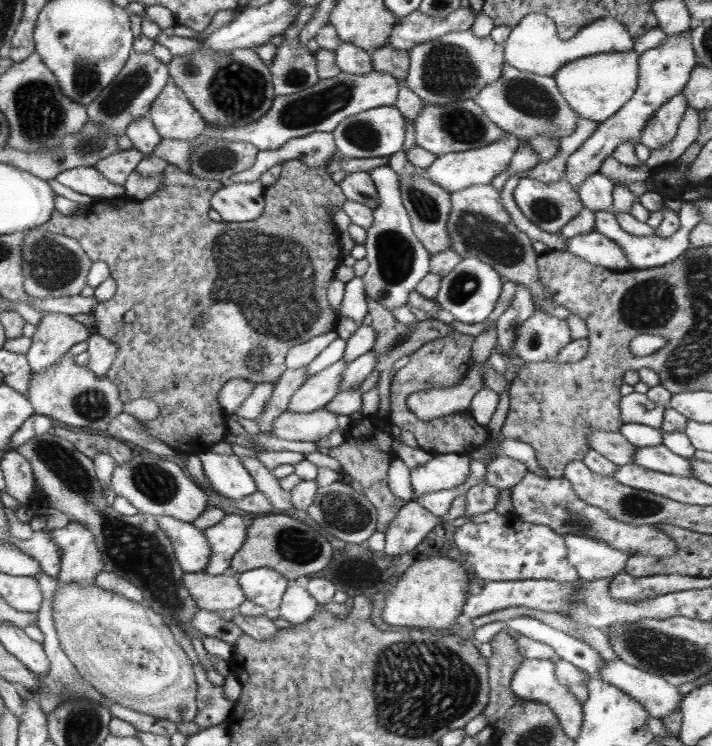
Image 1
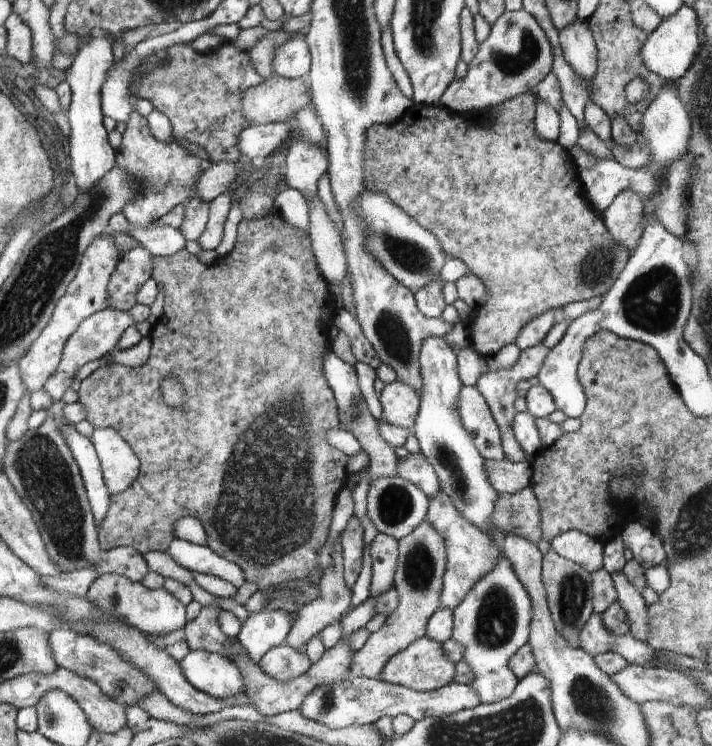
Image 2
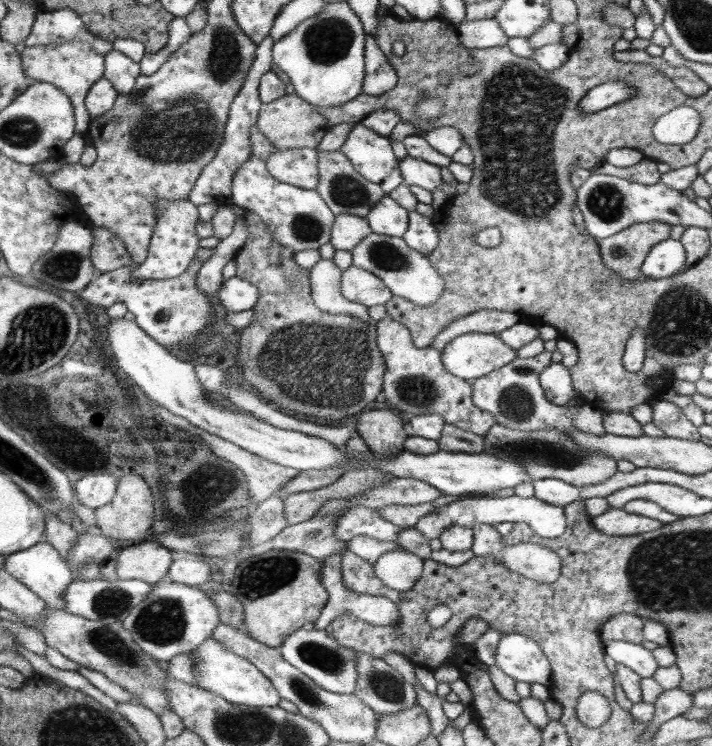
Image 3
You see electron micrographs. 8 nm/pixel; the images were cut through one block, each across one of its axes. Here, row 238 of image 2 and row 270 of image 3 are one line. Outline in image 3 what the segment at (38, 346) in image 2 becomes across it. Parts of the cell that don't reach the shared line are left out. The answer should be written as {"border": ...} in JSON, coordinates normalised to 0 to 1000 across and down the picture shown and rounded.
{"border":[[[124,304],[129,310],[132,324],[128,326],[129,354],[135,369],[185,355],[183,343],[177,340],[176,327],[169,319],[163,319],[160,311],[152,311],[146,306]]]}

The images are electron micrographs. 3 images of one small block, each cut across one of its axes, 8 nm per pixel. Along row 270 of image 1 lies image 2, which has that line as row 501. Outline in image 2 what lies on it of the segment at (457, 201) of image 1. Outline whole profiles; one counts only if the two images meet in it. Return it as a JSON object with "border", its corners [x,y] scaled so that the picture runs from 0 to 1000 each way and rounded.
{"border":[[[746,651],[722,662],[699,662],[688,705],[697,705],[708,720],[725,716],[754,732],[763,721],[763,713],[758,678]]]}

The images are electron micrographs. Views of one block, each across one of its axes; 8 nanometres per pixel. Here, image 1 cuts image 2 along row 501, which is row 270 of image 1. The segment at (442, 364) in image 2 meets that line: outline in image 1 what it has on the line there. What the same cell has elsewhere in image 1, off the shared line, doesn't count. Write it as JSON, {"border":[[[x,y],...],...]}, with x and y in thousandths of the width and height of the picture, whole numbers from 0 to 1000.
{"border":[[[671,346],[650,347],[631,367],[619,373],[611,403],[652,434],[680,433],[697,412],[708,374],[691,357]]]}

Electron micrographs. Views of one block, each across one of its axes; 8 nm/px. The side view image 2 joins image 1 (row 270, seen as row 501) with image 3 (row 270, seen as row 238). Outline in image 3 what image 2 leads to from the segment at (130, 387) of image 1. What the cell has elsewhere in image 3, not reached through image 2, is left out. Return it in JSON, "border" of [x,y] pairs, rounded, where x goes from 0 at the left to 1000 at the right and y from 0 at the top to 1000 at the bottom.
{"border":[[[344,283],[340,284],[340,292],[348,303],[348,318],[329,346],[334,358],[331,371],[360,383],[365,395],[355,410],[357,426],[351,437],[337,445],[334,456],[337,466],[330,480],[331,488],[340,491],[340,507],[365,525],[369,536],[392,550],[413,550],[466,566],[507,554],[511,546],[522,544],[537,524],[542,496],[539,479],[529,465],[525,432],[510,430],[490,421],[463,421],[449,416],[438,405],[435,362],[414,354],[410,334],[385,324],[379,308],[371,303],[362,287]]]}

